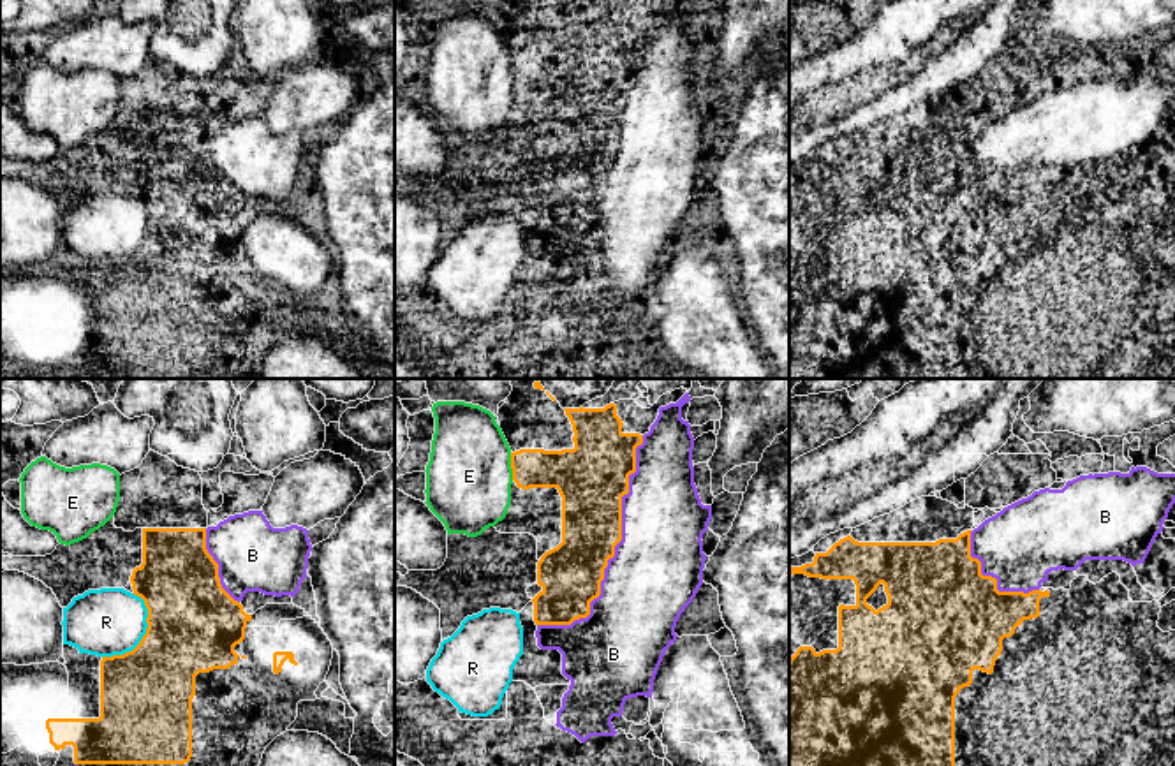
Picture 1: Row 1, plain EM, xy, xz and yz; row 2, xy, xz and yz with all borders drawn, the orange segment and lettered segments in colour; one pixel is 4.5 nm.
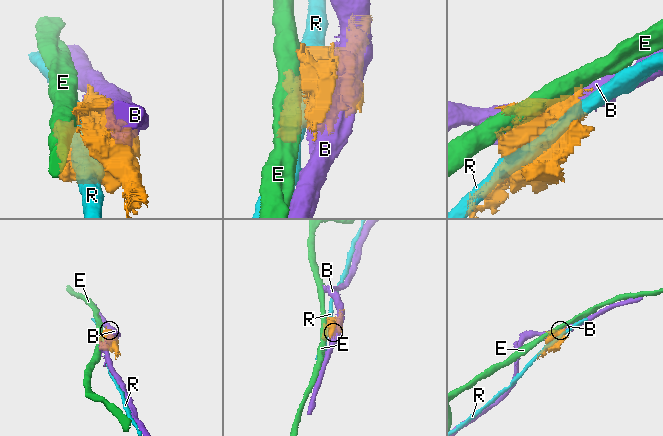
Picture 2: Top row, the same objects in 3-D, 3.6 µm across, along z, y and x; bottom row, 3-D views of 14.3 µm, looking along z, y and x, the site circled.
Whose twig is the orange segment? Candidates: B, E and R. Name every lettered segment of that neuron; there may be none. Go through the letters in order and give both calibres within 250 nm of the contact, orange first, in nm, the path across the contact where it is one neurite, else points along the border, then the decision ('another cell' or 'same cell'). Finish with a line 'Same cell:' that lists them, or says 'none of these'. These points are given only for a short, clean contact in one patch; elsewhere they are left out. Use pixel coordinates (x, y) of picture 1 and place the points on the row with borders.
B: calibres 280 and 420 nm; another cell
E: calibres 190 and 400 nm; another cell
R: calibres 420 and 320 nm; another cell
Same cell: none of these

